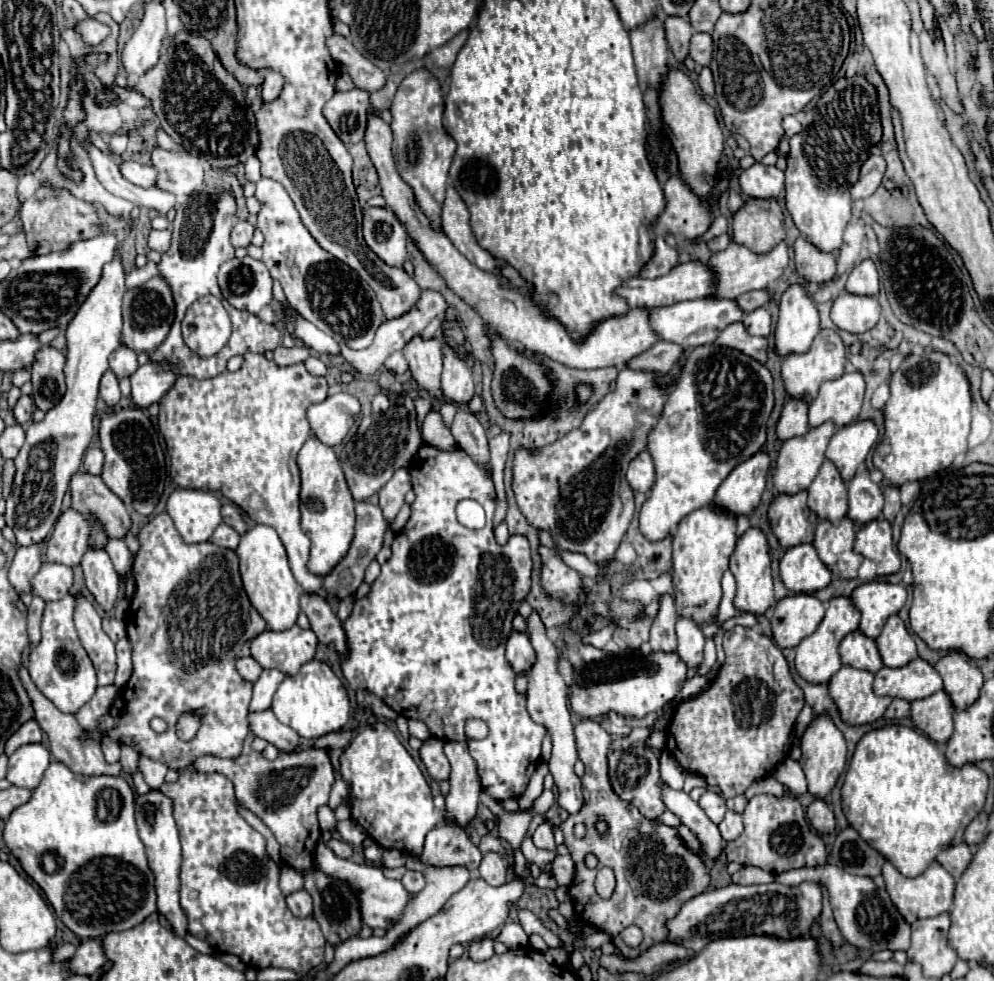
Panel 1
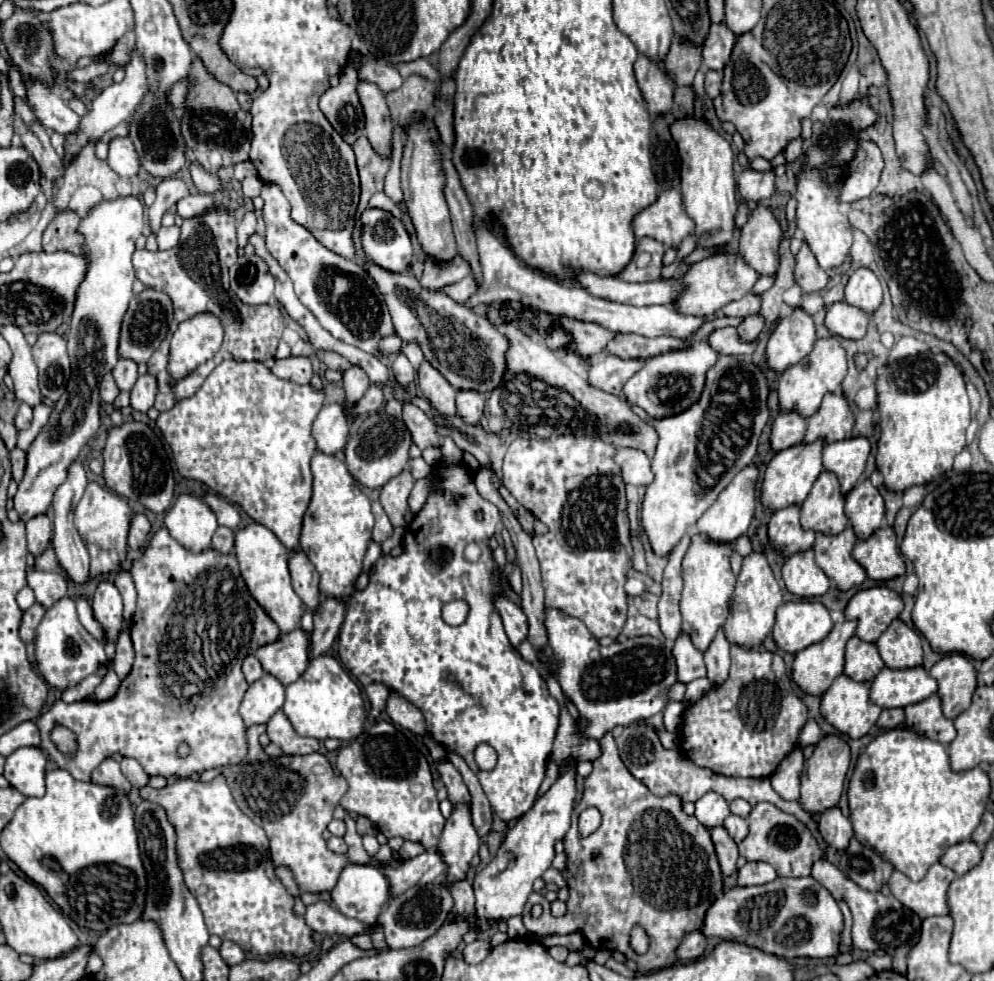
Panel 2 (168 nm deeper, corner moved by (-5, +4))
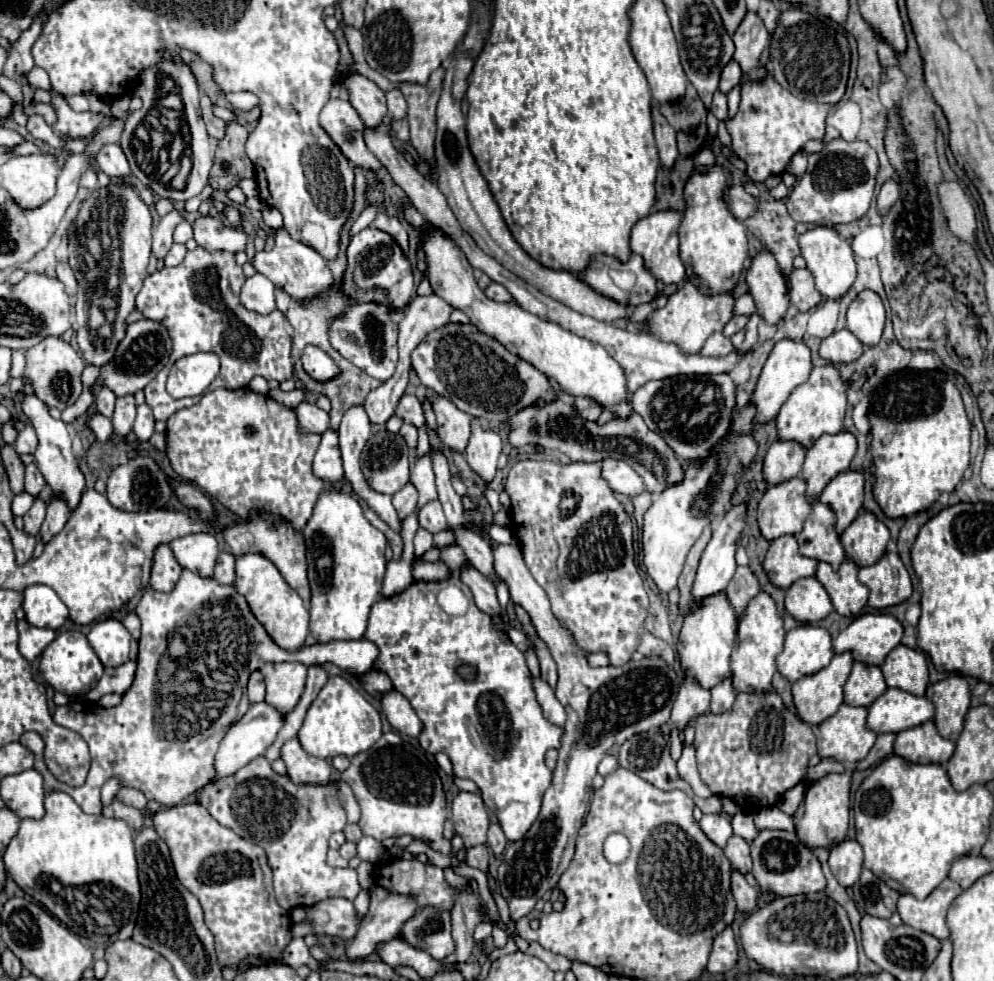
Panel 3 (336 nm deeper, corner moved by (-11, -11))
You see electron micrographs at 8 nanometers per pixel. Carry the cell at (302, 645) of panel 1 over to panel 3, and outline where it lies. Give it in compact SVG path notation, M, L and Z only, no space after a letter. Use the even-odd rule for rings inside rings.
M281 662L281 664L265 664L261 668L267 684L265 702L281 708L281 712L291 712L299 702L305 690L307 666L299 662Z

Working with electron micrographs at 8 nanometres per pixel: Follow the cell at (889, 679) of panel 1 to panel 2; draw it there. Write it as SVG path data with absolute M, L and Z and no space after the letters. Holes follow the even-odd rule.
M883 667L869 687L871 703L881 709L907 707L927 699L937 691L937 681L923 667L889 669Z

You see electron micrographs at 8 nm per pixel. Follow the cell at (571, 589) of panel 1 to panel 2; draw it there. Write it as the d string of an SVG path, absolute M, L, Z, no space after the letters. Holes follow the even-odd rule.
M559 435L555 439L515 439L505 455L503 461L503 487L541 523L547 525L545 535L533 535L533 545L537 551L539 567L541 567L541 585L545 589L545 605L553 609L561 609L571 617L581 619L587 629L599 639L599 637L611 637L617 639L621 635L621 629L627 621L627 593L625 593L625 583L627 583L627 571L631 569L631 559L633 559L633 549L629 541L629 519L627 519L627 499L625 499L625 485L621 479L621 471L613 461L615 447L609 443L603 443L599 437L575 437L575 435Z

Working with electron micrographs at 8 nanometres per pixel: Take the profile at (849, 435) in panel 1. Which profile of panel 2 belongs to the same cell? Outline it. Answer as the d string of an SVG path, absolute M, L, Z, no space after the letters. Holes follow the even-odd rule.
M865 437L829 443L823 449L823 469L835 473L843 495L847 495L863 475L869 451L871 445Z

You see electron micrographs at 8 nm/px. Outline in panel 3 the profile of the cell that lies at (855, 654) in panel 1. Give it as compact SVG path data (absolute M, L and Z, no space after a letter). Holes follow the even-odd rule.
M853 662L853 670L843 688L847 704L871 706L875 698L879 698L885 690L887 690L887 684L879 666Z

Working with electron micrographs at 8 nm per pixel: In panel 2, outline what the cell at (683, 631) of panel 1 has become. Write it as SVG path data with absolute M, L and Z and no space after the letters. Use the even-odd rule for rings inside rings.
M681 633L673 647L673 657L677 661L677 681L687 685L699 677L705 677L705 663L703 653L691 643L689 635Z

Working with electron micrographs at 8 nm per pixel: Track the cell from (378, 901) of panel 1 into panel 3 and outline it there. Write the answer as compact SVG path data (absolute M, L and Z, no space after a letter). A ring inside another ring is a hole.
M341 898L309 906L307 920L313 924L313 932L317 936L337 936L345 942L355 938L361 924L361 918L357 918L353 902Z

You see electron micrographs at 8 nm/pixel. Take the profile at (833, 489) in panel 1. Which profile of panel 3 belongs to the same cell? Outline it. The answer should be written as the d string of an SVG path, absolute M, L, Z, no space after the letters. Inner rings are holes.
M817 502L809 514L809 520L805 522L805 528L797 534L799 552L815 560L829 560L829 564L837 568L837 564L845 560L845 550L835 530L835 520L837 516L833 508L829 504Z

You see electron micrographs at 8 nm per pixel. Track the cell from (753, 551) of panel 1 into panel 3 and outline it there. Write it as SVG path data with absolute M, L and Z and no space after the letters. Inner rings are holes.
M759 592L745 608L745 614L739 618L737 628L737 644L731 654L731 672L735 692L765 692L771 688L771 678L777 670L775 656L783 650L785 628L783 618L777 612L775 600L769 592Z

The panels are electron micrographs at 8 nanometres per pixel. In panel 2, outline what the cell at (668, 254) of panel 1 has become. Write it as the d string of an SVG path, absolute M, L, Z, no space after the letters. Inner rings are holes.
M643 237L637 241L637 249L629 265L617 275L623 281L655 281L661 275L661 259L663 259L665 247L649 237Z

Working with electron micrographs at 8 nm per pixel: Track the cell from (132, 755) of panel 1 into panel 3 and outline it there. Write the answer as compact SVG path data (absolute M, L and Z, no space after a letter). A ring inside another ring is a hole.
M121 788L117 792L117 798L129 806L135 806L135 808L145 808L147 806L147 798L141 790L135 790L135 788Z

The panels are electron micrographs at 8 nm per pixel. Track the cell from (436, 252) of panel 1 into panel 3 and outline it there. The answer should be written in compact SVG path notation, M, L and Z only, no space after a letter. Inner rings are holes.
M351 72L345 78L345 84L349 88L349 102L359 112L365 126L371 130L379 128L387 114L385 92L375 82L367 80L365 76L361 76L357 72Z

